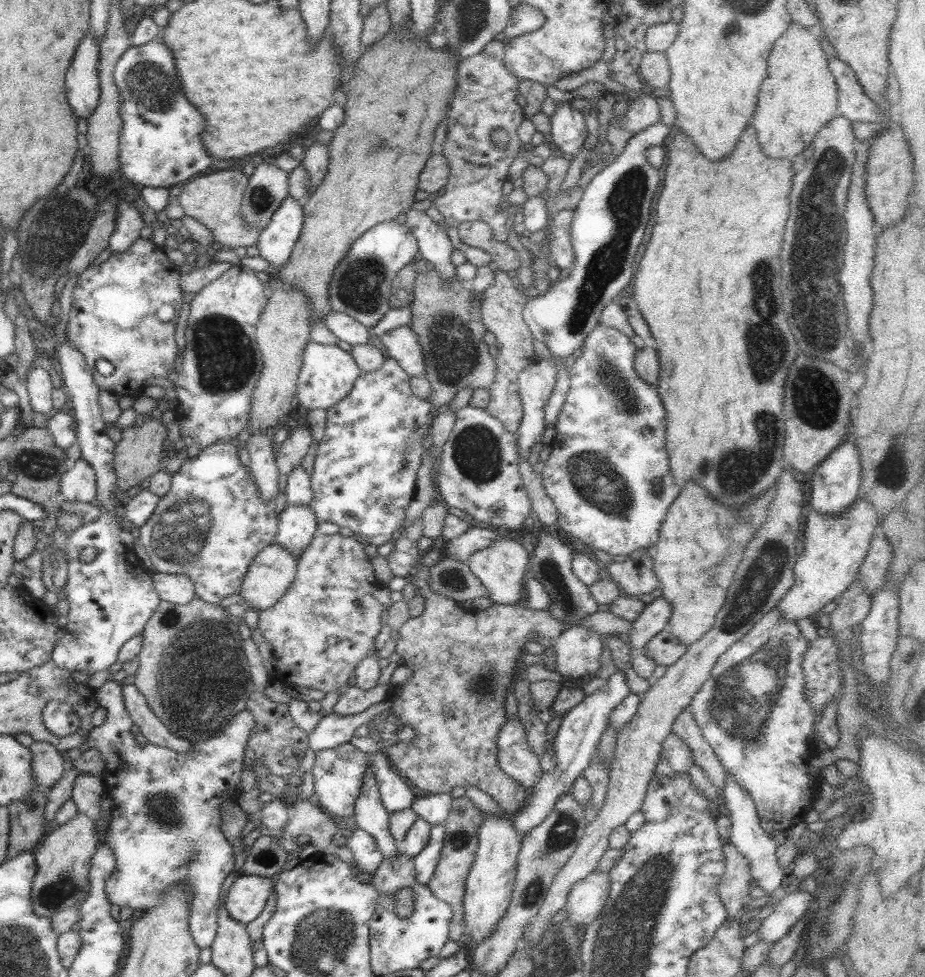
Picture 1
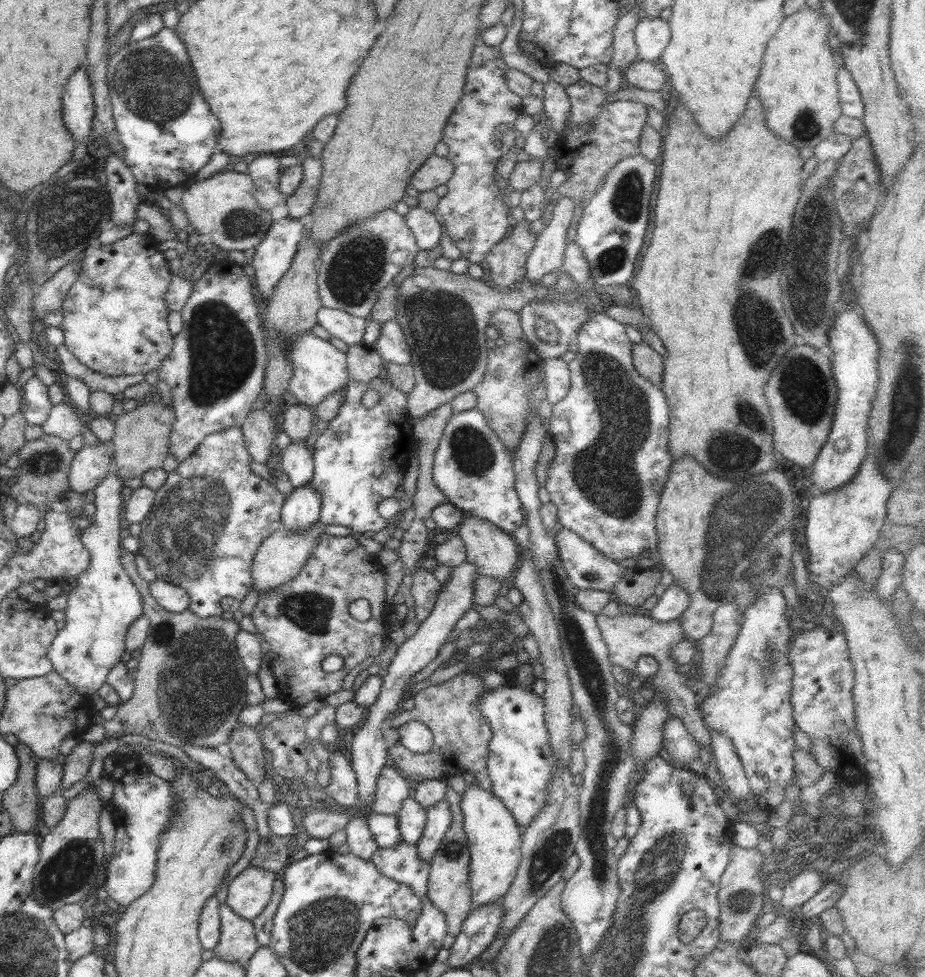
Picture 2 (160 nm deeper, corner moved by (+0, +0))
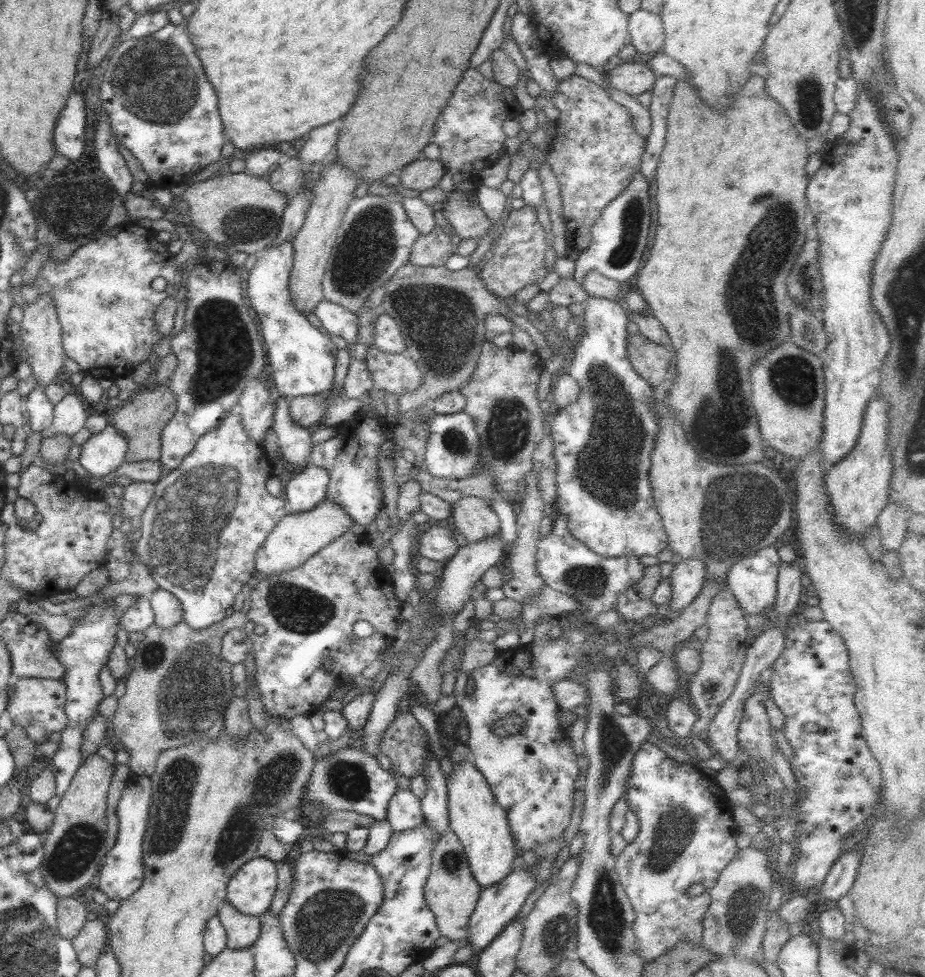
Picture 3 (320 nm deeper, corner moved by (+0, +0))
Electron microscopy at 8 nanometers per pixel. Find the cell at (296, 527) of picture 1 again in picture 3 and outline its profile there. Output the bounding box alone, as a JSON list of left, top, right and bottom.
[285,465,330,514]

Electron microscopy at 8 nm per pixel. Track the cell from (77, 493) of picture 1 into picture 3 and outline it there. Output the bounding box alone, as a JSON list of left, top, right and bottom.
[79,423,126,479]

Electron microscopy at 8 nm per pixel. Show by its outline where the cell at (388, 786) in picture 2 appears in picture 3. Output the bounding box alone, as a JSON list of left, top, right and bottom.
[304,743,398,820]

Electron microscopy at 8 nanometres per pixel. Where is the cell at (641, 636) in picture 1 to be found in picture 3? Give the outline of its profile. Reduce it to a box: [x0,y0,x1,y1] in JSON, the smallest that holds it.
[662,558,706,617]

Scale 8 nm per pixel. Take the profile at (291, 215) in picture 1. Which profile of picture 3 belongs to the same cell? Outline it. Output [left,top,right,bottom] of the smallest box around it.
[246,241,338,398]

